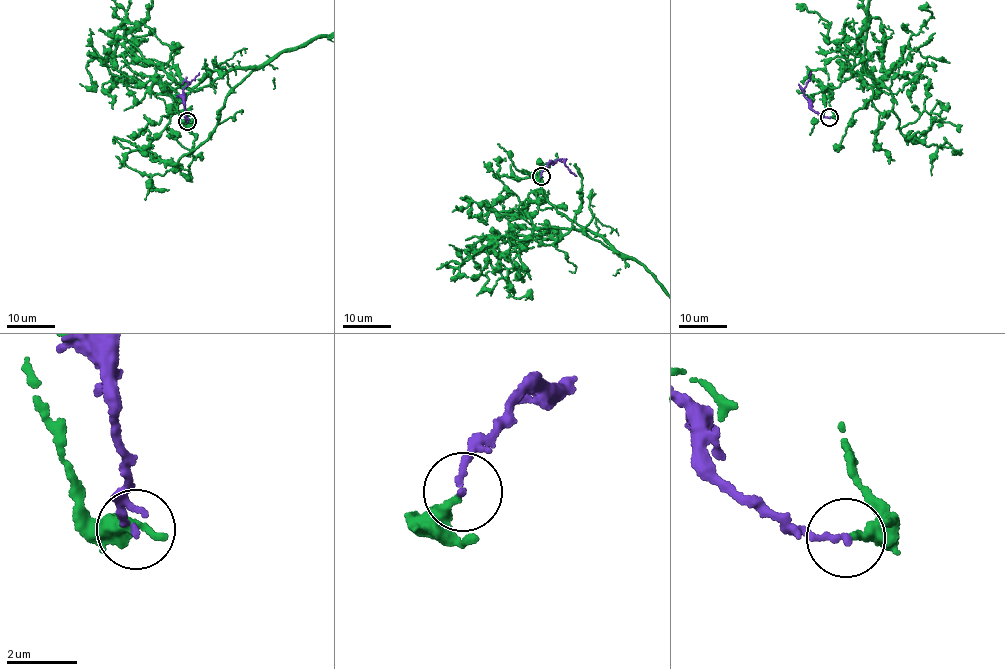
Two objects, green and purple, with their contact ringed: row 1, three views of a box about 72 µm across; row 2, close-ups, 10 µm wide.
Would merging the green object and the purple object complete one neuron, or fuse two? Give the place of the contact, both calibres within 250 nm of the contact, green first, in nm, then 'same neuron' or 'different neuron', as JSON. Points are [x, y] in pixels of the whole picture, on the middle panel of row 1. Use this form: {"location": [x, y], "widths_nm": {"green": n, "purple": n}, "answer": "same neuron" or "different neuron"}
{"location": [541, 176], "widths_nm": {"green": 240, "purple": 180}, "answer": "different neuron"}

